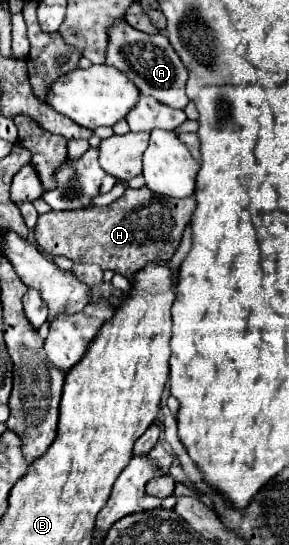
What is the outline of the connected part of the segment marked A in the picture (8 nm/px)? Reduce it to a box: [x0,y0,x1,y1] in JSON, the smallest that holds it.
[106,21,188,109]

